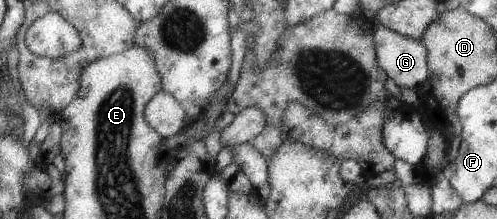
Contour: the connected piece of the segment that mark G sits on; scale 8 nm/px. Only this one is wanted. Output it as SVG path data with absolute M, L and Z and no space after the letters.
M376 25L372 40L378 65L397 87L420 89L427 83L429 73L424 42L381 25Z

